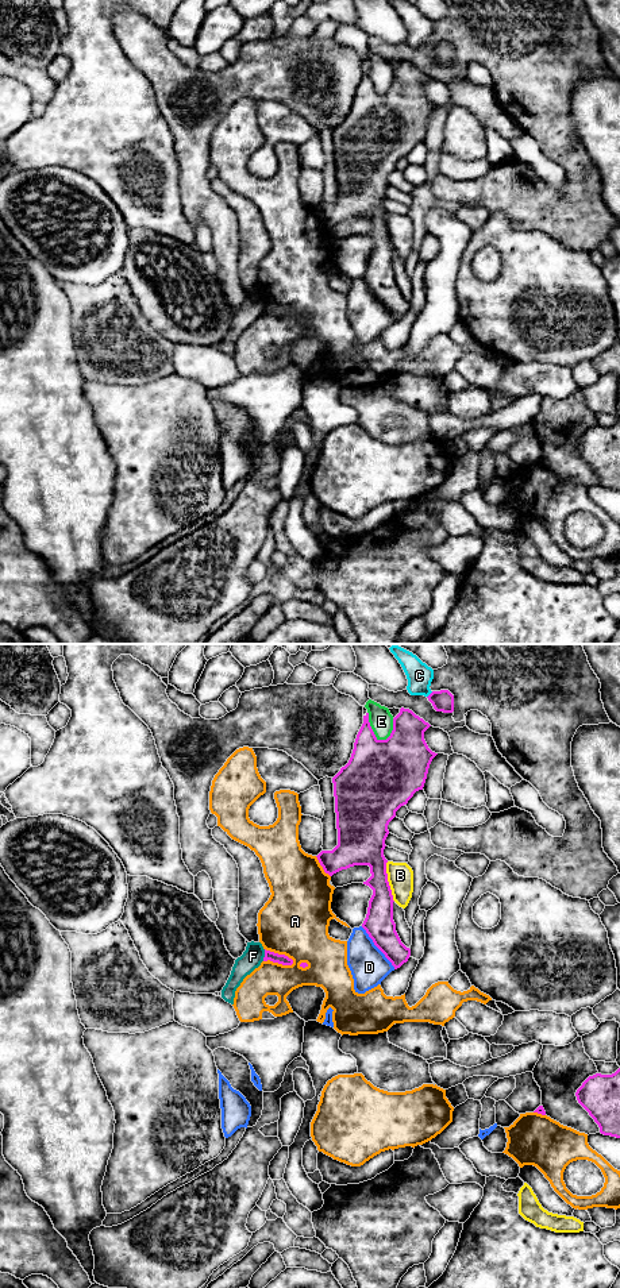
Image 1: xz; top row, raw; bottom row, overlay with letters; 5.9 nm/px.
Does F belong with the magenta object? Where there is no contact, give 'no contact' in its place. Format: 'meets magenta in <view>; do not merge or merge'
meets magenta in xz; do not merge

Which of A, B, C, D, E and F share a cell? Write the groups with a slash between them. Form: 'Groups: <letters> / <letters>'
Groups: A / B / C / D / E / F

